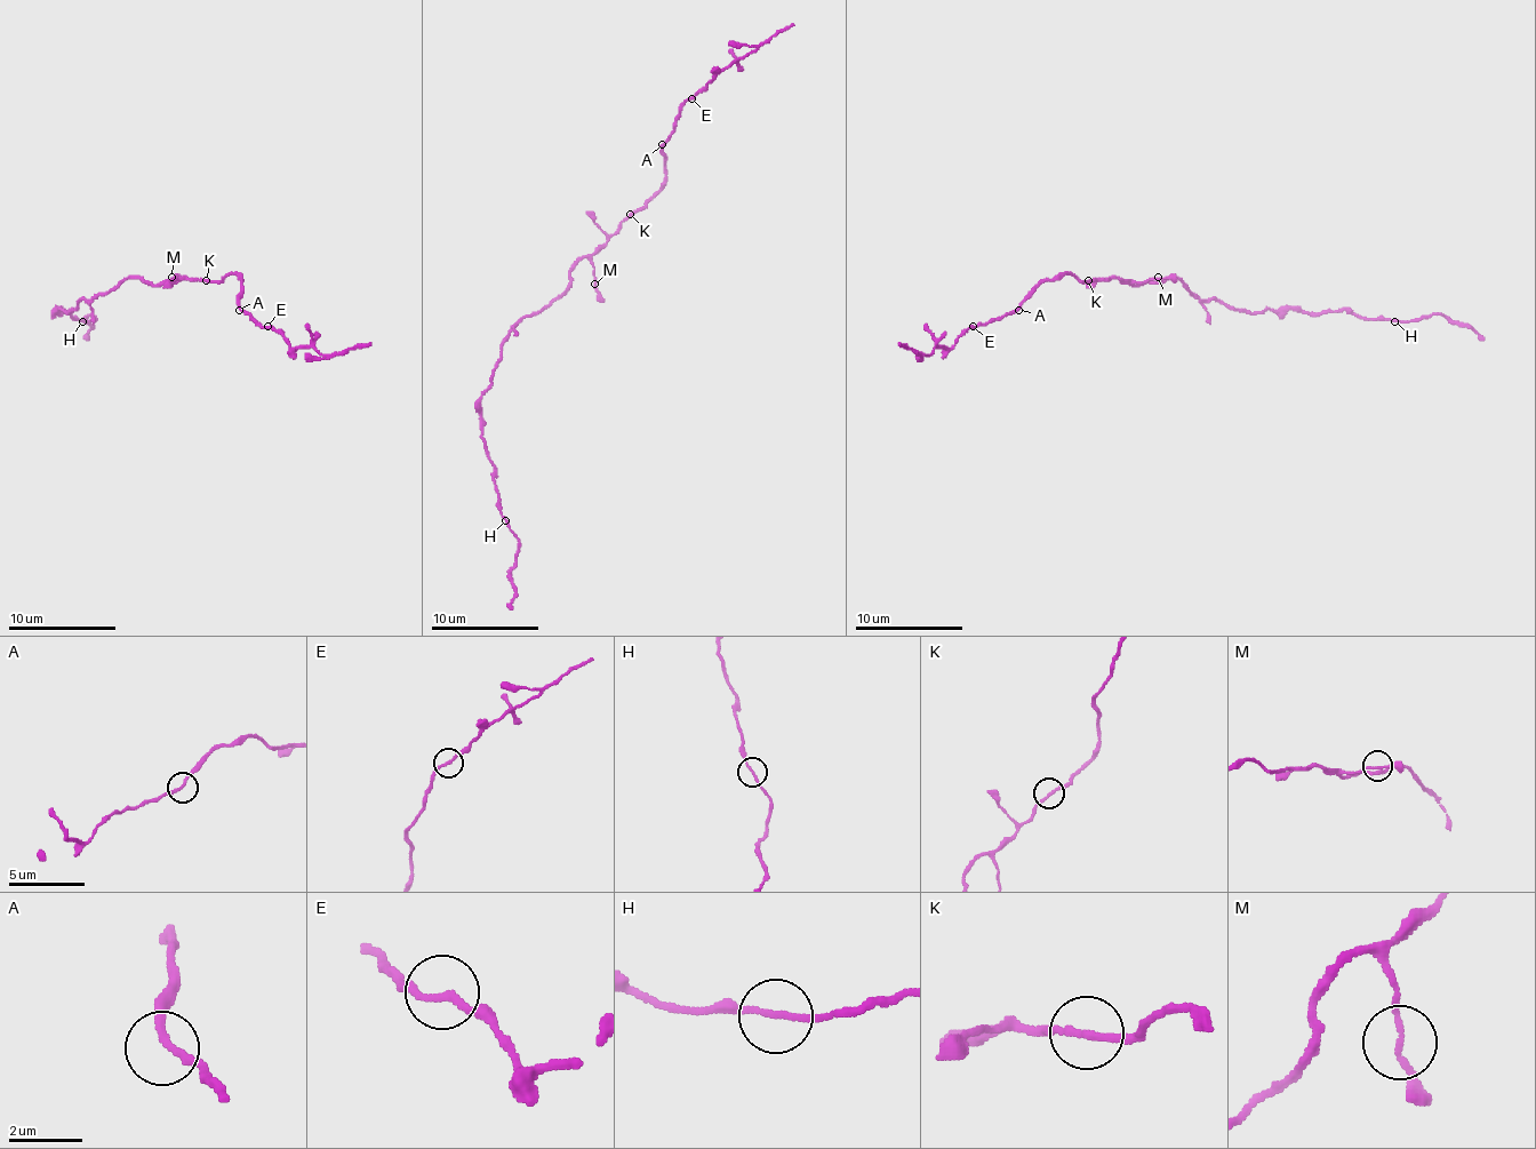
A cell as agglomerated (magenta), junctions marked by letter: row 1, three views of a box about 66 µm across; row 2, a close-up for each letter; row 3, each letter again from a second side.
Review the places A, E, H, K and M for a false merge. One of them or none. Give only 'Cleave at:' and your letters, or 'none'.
Cleave at: H

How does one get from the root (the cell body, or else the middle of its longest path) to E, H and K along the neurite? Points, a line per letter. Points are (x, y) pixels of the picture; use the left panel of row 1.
E: (144, 280), (158, 285), (182, 277), (222, 280), (236, 274), (241, 280), (239, 304), (257, 322), (268, 326)
H: (144, 280), (126, 277), (94, 298), (82, 298), (70, 312), (56, 310), (70, 310), (72, 318), (82, 320)
K: (144, 280), (156, 285), (177, 282), (182, 277), (206, 280)

